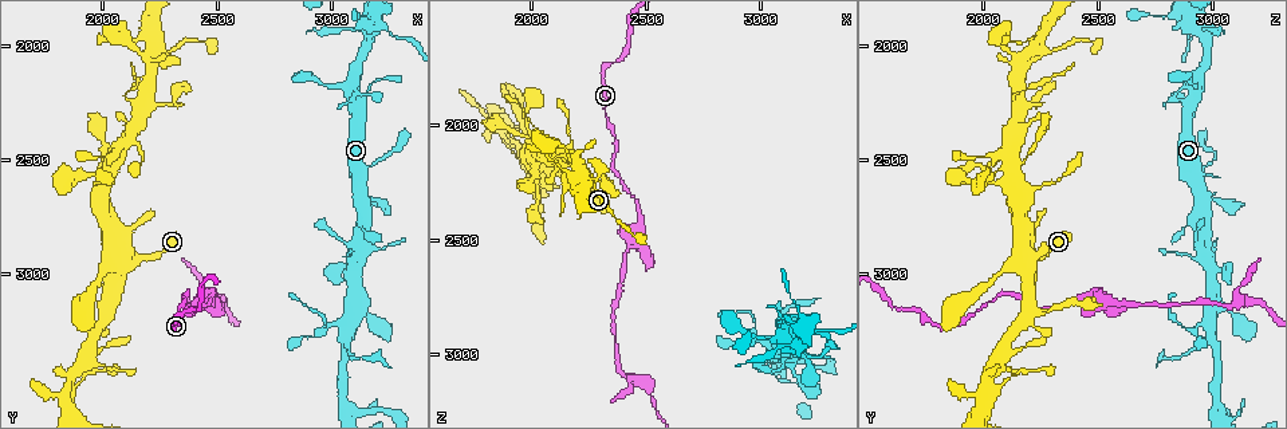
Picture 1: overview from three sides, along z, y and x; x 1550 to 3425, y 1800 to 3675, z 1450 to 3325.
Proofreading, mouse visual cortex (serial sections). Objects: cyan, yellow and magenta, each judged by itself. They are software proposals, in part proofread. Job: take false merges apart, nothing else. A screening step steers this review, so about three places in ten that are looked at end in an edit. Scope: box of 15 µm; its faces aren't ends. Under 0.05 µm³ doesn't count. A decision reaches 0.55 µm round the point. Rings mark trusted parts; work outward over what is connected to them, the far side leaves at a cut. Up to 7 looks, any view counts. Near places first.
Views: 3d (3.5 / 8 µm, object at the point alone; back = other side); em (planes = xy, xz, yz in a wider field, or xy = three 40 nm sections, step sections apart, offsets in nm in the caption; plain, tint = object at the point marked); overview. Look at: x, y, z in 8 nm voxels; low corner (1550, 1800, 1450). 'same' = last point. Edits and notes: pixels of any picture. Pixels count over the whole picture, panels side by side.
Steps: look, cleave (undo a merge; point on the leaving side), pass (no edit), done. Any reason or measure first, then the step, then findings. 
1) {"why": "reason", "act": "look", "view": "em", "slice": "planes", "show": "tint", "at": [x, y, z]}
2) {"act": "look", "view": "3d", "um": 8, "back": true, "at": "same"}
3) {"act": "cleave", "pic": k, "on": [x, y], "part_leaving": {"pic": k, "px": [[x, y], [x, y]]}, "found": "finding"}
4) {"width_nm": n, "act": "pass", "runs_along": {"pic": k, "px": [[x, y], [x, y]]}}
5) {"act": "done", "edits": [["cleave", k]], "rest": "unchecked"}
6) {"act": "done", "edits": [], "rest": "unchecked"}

{"why": "thin arm on a thick one", "act": "look", "view": "3d", "um": 3.5, "back": true, "at": [2450, 3120, 2470]}

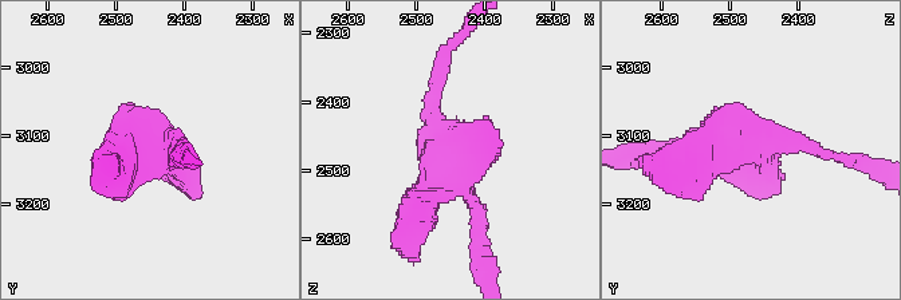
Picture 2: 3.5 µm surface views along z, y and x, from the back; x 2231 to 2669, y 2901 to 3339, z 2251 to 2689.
{"why": "need the tissue", "act": "look", "view": "em", "slice": "xy", "step": 1, "show": "tint", "at": [2445, 3120, 2475]}

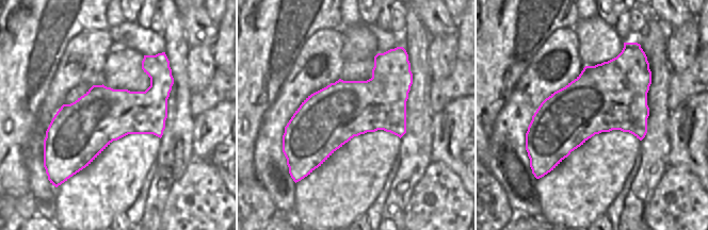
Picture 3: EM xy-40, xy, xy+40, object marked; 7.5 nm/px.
{"act": "pass", "runs_along": {"pic": 2, "px": [[440, 79], [432, 121], [482, 233]]}, "found": "continuous, no second cell"}

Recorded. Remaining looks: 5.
{"why": "sudden change in width", "act": "look", "view": "em", "slice": "xy", "step": 1, "show": "tint", "at": [2450, 3110, 3110]}

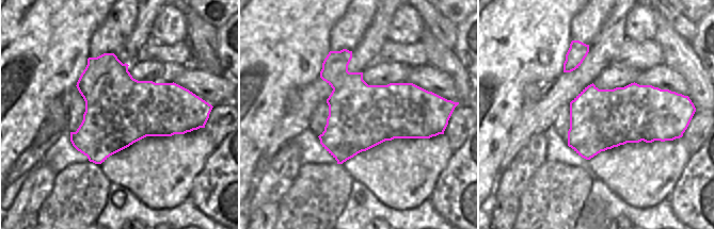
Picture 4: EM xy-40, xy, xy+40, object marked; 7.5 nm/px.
{"act": "look", "view": "3d", "um": 3.5, "at": "same"}

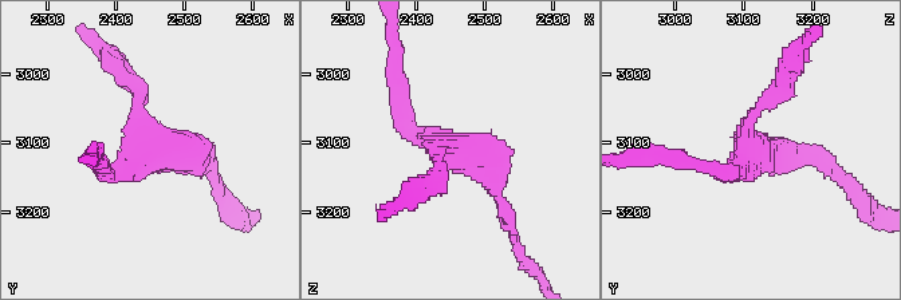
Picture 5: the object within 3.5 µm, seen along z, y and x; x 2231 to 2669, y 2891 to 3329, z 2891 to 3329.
{"width_nm": 500, "act": "pass", "runs_along": {"pic": 5, "px": [[398, 97], [402, 123], [482, 165], [506, 209]]}, "found": "one cell here"}

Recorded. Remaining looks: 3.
{"why": "looks like a crossing", "act": "look", "view": "3d", "um": 8, "at": [2070, 2920, 2200]}

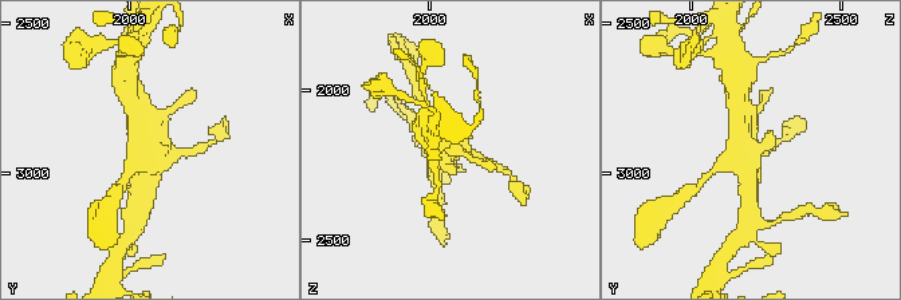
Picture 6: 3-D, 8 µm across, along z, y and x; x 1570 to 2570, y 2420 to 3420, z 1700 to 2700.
{"act": "look", "view": "3d", "um": 3.5, "back": true, "at": [2080, 2910, 2190]}

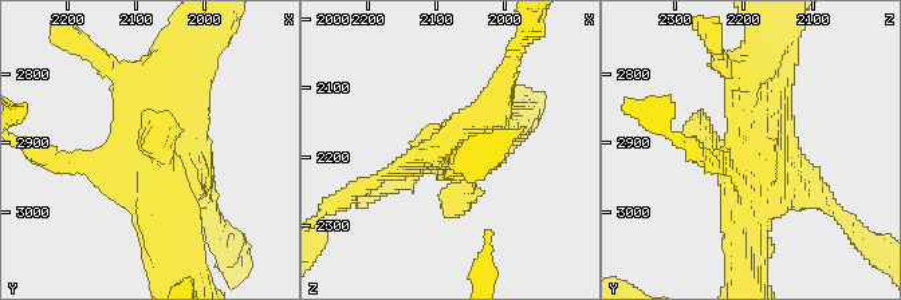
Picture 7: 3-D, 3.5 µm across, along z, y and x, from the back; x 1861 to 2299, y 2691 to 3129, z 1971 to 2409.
{"why": "need the tissue", "act": "look", "view": "em", "slice": "xy", "step": 1, "show": "tint", "at": "same"}

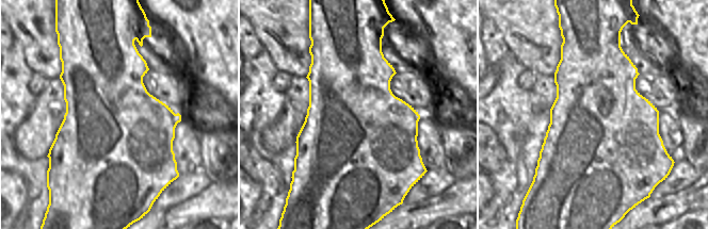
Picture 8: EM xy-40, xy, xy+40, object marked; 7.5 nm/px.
{"act": "pass", "runs_along": {"pic": 7, "px": [[75, 164], [137, 164], [191, 78]]}, "found": "all the same cell"}

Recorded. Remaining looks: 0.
{"act": "done", "edits": [], "rest": "unchecked"}

